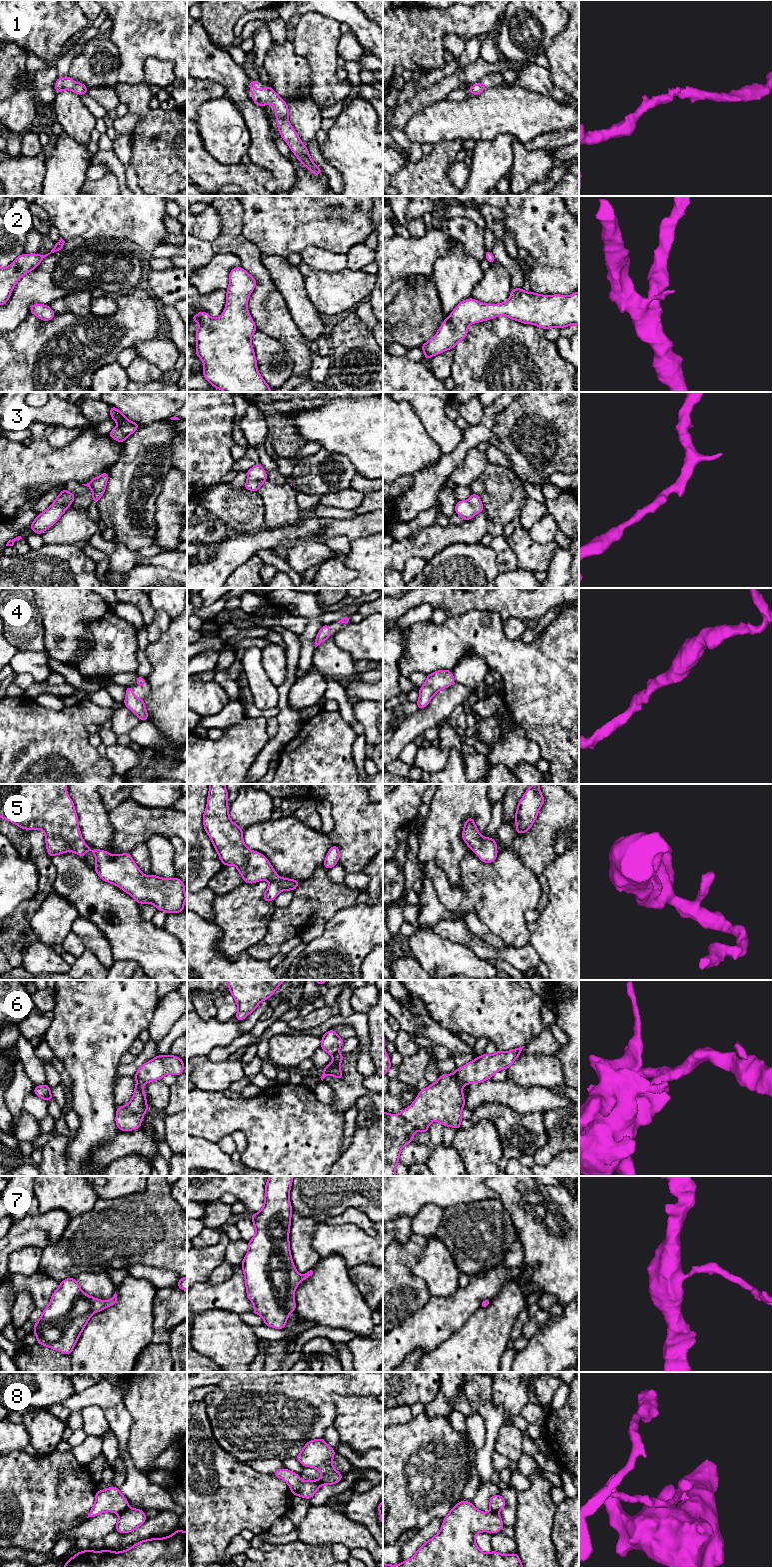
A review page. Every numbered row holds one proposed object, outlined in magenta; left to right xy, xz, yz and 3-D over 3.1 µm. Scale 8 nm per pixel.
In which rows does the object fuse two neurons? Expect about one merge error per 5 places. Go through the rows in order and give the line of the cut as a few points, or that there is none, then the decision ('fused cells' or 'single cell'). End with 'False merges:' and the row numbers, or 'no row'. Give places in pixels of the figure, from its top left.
1: no cut | single cell
2: no cut | single cell
3: no cut | single cell
4: no cut | single cell
5: no cut | single cell
6: yz (454, 1073), (462, 1085) | fused cells
7: no cut | single cell
8: xy (128, 1507), (119, 1514) | fused cells
False merges: 6, 8

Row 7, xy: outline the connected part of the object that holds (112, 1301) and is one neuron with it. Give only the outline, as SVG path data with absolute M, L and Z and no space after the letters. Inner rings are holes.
M75 1278L62 1280L53 1292L49 1305L42 1310L40 1319L34 1323L33 1333L37 1337L37 1343L70 1356L90 1317L116 1303L116 1292L105 1302L83 1292Z

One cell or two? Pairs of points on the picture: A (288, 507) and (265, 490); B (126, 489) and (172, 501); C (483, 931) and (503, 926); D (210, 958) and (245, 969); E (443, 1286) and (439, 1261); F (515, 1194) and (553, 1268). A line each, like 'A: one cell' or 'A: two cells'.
A: one cell
B: two cells
C: two cells
D: one cell
E: one cell
F: one cell

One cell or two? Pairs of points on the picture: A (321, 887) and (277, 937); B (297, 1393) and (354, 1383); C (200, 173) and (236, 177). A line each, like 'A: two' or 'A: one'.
A: one
B: one
C: one

